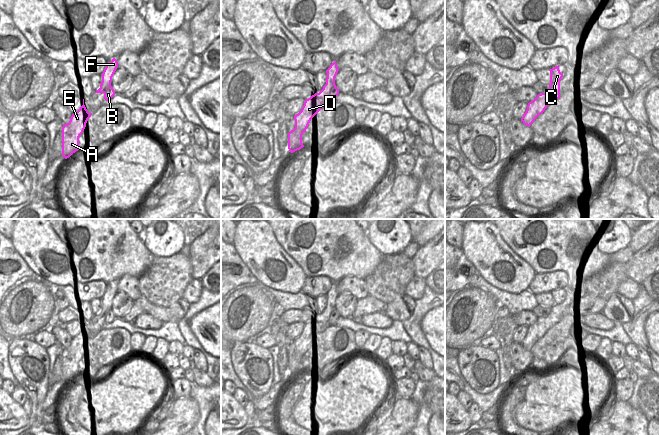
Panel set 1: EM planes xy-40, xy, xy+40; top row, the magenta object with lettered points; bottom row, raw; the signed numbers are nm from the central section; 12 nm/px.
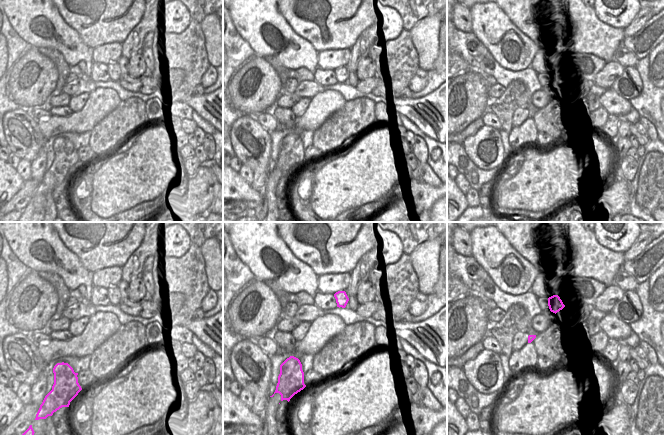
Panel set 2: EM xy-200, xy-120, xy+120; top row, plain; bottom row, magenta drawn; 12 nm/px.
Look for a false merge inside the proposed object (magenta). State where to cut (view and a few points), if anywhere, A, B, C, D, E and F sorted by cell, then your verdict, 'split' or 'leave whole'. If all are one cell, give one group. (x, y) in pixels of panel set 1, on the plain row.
cut xy+40 (550, 305), (559, 306); groups A B D E / C F; split

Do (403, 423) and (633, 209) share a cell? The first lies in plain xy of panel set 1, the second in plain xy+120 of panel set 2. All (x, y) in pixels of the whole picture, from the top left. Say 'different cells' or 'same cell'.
different cells

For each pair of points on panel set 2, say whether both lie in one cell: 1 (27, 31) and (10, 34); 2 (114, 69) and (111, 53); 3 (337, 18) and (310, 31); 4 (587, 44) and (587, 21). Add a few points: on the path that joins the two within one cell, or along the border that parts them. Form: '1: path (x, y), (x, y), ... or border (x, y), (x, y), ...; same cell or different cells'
1: border (10, 25), (30, 45); different cells
2: border (117, 62), (107, 65); different cells
3: path (330, 18), (321, 20), (317, 24); same cell
4: path (587, 38), (587, 27); same cell

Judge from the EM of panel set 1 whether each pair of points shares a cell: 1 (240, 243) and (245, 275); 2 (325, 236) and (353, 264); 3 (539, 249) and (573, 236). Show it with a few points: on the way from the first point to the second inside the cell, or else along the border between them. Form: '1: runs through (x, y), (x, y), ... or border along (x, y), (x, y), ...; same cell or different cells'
1: border along (232, 243), (241, 260), (258, 280); different cells
2: runs through (331, 243), (346, 257); same cell
3: runs through (547, 241), (550, 238), (565, 238); same cell

